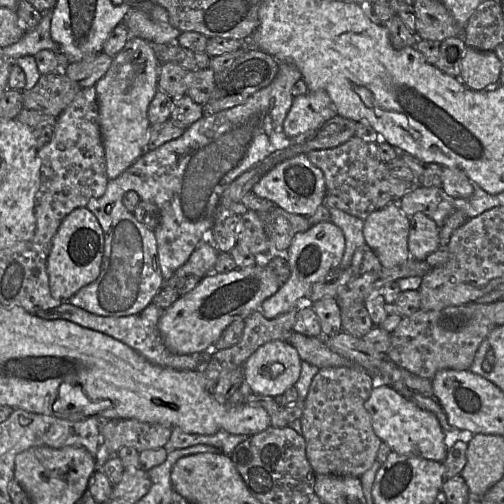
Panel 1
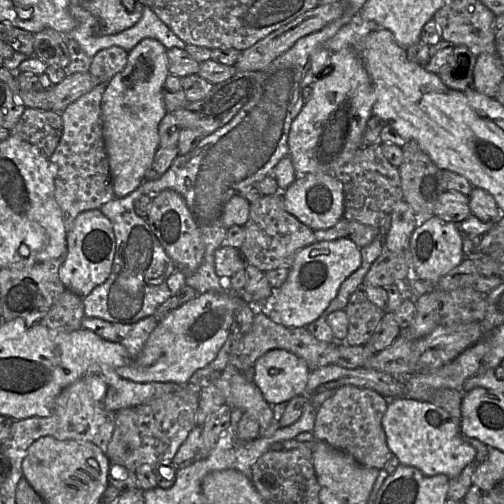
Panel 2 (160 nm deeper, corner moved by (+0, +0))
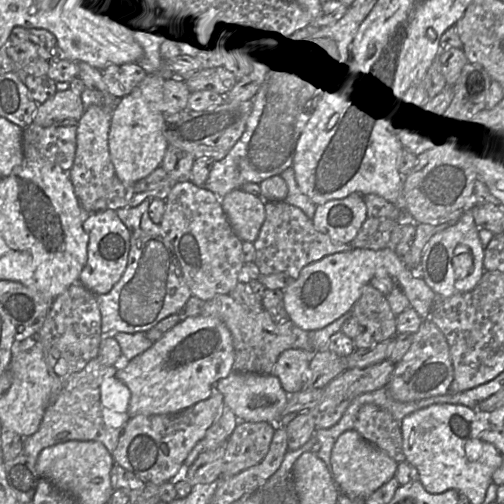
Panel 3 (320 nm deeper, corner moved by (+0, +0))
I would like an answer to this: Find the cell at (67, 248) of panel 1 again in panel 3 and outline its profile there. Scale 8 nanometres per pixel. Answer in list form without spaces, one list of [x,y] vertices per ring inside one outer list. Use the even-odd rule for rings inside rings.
[[[111,209],[88,212],[84,218],[83,228],[89,235],[89,242],[87,263],[80,274],[79,284],[95,295],[106,294],[120,280],[127,267],[131,249],[130,231],[116,211]]]

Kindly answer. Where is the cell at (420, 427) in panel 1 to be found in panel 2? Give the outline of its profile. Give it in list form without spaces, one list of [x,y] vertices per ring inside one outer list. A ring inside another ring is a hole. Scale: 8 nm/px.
[[[404,397],[389,399],[382,427],[389,449],[401,464],[415,467],[426,476],[444,474],[453,478],[475,460],[476,450],[464,440],[460,424],[431,402]]]

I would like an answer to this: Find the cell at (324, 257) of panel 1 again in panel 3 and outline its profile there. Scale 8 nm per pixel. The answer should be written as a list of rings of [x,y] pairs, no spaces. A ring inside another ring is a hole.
[[[354,248],[308,264],[301,270],[299,277],[282,290],[289,321],[307,332],[325,328],[352,310],[361,296],[363,287],[369,284],[378,269],[385,269],[403,287],[410,306],[421,319],[428,320],[437,295],[419,274],[407,267],[390,248],[379,251]]]

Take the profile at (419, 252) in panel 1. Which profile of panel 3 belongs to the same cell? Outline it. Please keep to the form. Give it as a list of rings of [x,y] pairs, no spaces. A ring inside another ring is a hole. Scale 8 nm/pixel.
[[[465,210],[455,225],[436,233],[425,245],[417,274],[437,296],[450,297],[457,293],[469,292],[480,282],[485,272],[485,248],[478,233],[479,229],[471,211]]]

